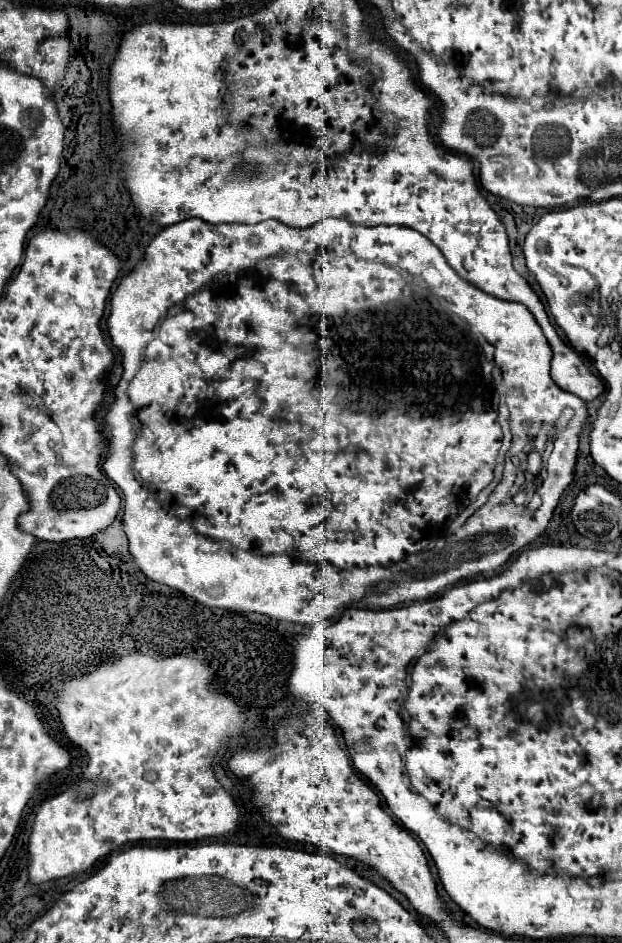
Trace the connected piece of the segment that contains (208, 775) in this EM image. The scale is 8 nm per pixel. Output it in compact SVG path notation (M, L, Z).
M126 655L118 663L102 663L94 673L66 681L56 691L54 703L66 735L86 749L90 765L76 785L78 795L56 795L44 801L34 817L30 833L32 883L86 871L96 859L124 843L152 839L198 841L202 837L222 837L236 829L236 805L214 777L212 759L230 735L246 731L248 725L236 703L208 689L208 669L200 661Z

